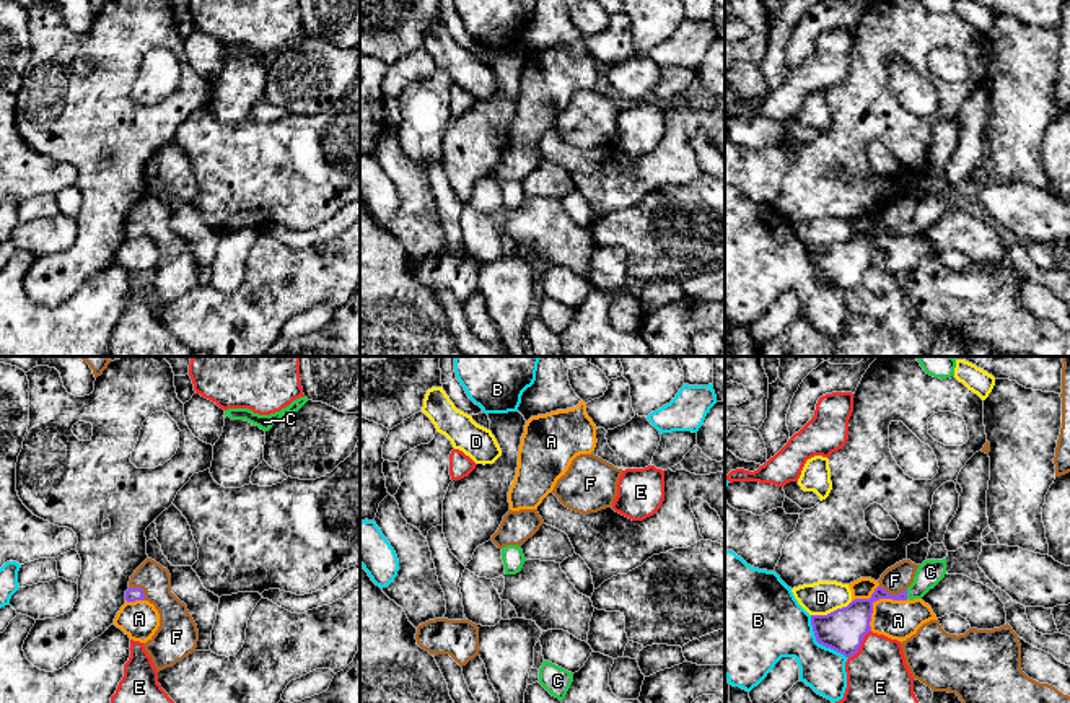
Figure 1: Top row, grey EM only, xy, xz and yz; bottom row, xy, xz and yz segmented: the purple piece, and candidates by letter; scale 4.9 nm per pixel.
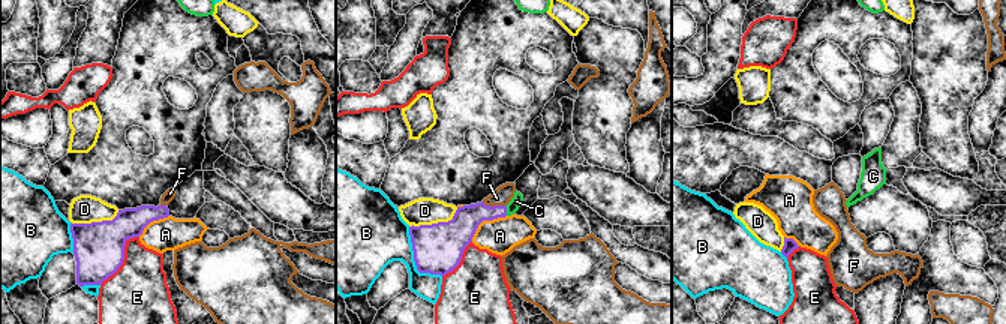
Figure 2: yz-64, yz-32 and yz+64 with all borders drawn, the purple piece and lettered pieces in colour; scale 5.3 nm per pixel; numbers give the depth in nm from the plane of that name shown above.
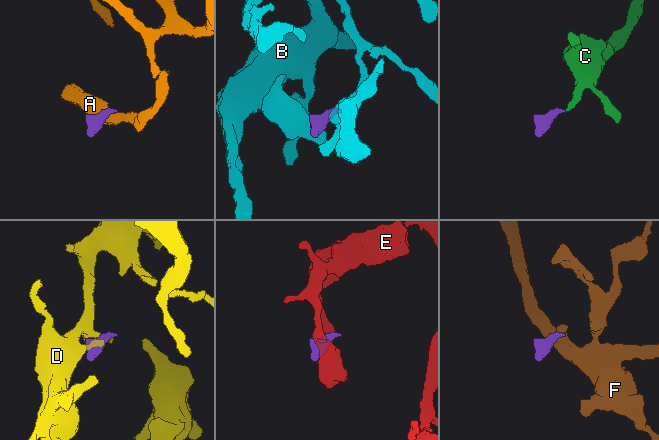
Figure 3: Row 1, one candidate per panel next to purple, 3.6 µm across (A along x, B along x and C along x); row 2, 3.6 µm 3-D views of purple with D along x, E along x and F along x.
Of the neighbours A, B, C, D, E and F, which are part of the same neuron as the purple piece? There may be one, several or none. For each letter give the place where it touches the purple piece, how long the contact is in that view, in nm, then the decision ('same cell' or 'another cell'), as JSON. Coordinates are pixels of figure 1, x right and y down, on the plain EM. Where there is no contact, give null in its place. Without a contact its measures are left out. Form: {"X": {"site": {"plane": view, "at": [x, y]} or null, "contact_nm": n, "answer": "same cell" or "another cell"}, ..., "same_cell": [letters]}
{"A": {"site": {"plane": "yz", "at": [877, 235]}, "contact_nm": 240, "answer": "another cell"}, "B": {"site": {"plane": "yz", "at": [820, 279]}, "contact_nm": 280, "answer": "another cell"}, "C": {"site": {"plane": "yz", "at": [906, 230]}, "contact_nm": 50, "answer": "same cell"}, "D": {"site": {"plane": "yz", "at": [831, 248]}, "contact_nm": 220, "answer": "another cell"}, "E": {"site": {"plane": "yz", "at": [860, 280]}, "contact_nm": 180, "answer": "another cell"}, "F": {"site": {"plane": "yz", "at": [891, 230]}, "contact_nm": 140, "answer": "another cell"}, "same_cell": ["C"]}

